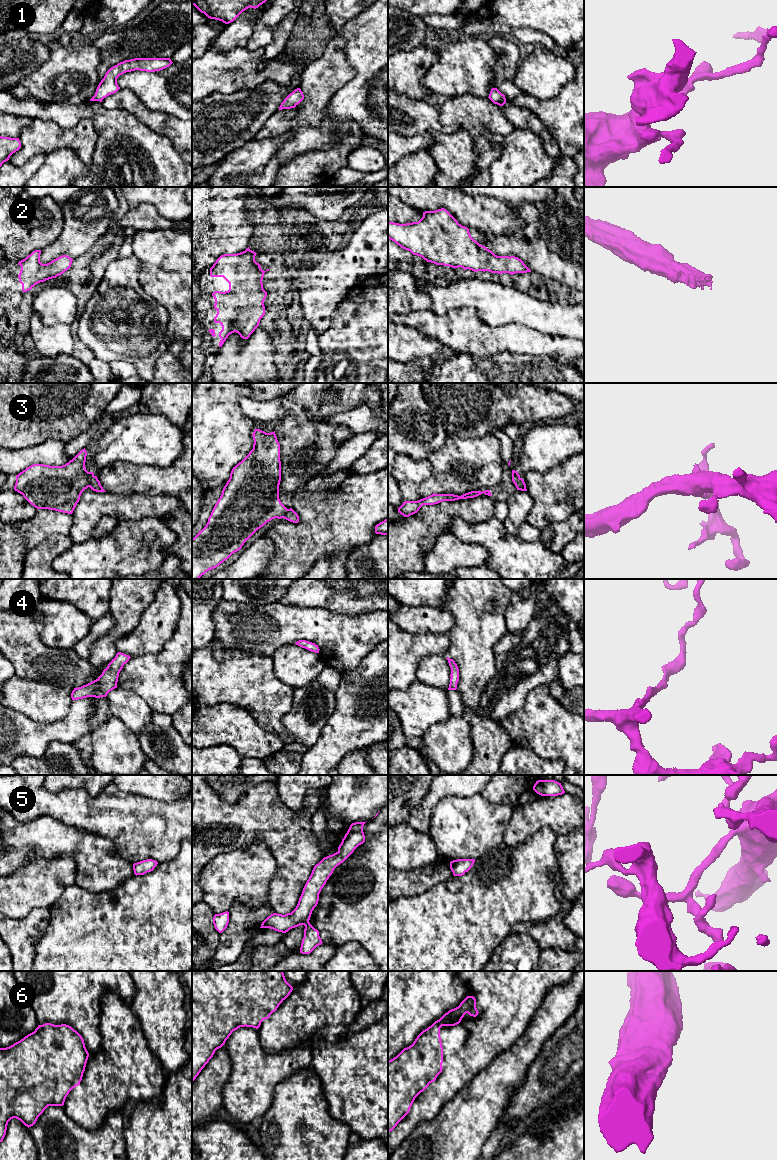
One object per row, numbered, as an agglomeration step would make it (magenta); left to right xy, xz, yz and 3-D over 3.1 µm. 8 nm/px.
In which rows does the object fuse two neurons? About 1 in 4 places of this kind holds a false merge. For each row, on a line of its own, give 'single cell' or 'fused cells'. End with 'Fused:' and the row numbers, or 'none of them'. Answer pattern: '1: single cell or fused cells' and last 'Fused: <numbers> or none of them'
1: single cell
2: single cell
3: single cell
4: single cell
5: single cell
6: single cell
Fused: none of them

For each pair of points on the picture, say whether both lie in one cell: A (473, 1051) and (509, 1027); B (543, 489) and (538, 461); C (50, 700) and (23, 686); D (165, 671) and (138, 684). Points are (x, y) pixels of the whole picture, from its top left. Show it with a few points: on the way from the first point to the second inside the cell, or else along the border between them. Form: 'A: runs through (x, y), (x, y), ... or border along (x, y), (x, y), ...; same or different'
A: runs through (482, 1042), (497, 1027), (500, 1027); same
B: border along (562, 463), (544, 472), (527, 471), (523, 474); different
C: runs through (43, 700), (37, 700), (30, 693); same
D: runs through (158, 677), (145, 677); same

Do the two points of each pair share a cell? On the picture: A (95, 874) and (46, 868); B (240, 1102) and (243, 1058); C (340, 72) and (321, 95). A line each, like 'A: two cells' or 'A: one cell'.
A: two cells
B: one cell
C: one cell

